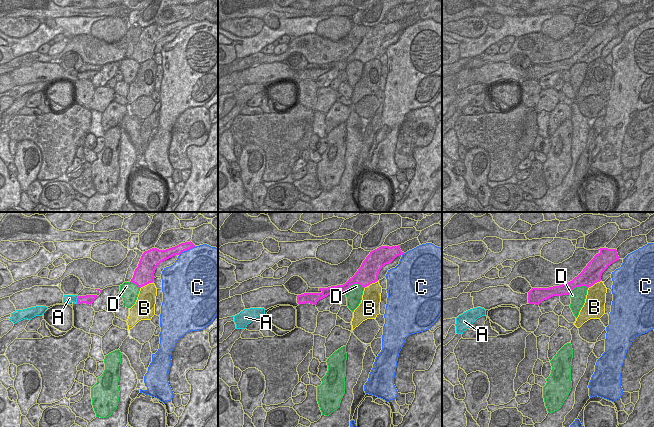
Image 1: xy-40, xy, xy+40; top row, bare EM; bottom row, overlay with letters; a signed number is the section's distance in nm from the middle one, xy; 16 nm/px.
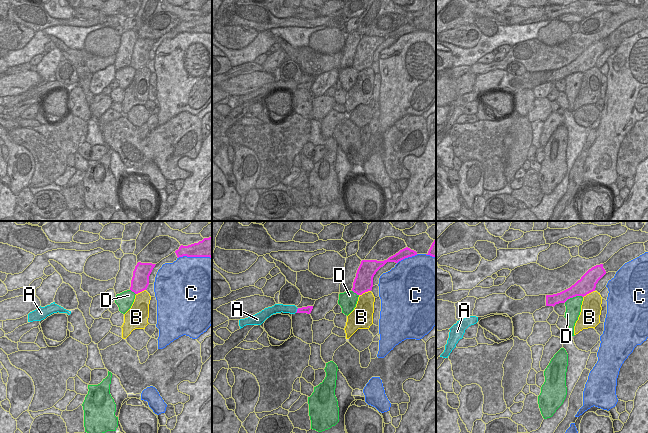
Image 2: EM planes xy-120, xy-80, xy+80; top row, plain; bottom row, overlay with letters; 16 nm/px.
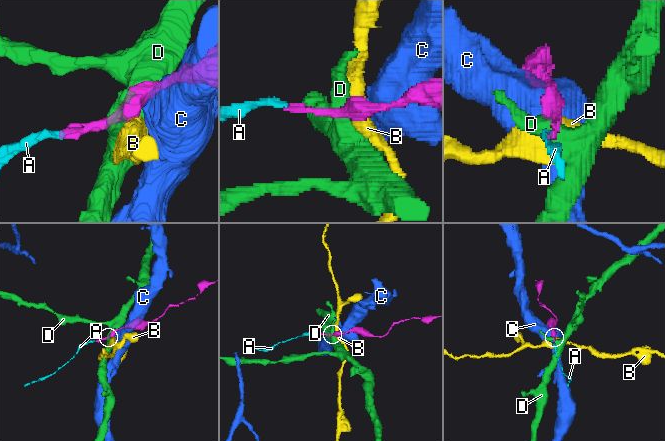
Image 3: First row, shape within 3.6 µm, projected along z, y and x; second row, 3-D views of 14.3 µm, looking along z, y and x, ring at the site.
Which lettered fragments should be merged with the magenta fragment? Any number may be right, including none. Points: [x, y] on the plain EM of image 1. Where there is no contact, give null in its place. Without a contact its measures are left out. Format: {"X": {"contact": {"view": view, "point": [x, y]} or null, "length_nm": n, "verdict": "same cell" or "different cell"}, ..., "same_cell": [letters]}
{"A": {"contact": {"view": "xy-40", "point": [77, 76]}, "length_nm": 130, "verdict": "same cell"}, "B": {"contact": {"view": "xy", "point": [370, 59]}, "length_nm": 260, "verdict": "different cell"}, "C": {"contact": {"view": "xy-40", "point": [187, 25]}, "length_nm": 320, "verdict": "different cell"}, "D": {"contact": {"view": "xy", "point": [353, 60]}, "length_nm": 340, "verdict": "different cell"}, "same_cell": ["A"]}

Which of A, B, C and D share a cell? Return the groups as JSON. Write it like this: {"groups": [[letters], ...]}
{"groups": [["A"], ["B"], ["C"], ["D"]]}

